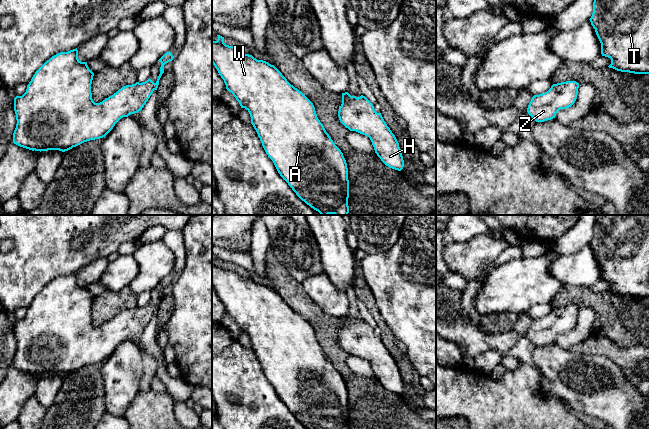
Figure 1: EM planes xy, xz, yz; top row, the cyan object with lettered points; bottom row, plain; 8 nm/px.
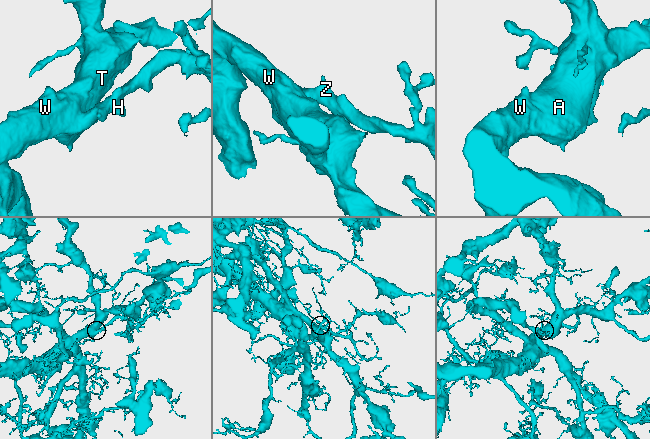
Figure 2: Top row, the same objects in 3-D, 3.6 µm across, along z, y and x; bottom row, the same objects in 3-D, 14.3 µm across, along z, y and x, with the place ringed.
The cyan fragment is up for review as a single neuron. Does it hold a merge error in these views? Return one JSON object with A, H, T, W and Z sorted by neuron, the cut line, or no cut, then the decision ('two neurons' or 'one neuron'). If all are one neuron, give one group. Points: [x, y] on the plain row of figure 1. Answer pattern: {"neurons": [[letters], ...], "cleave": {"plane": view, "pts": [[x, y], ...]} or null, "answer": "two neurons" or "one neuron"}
{"neurons": [["A", "H", "T", "W", "Z"]], "cleave": null, "answer": "one neuron"}

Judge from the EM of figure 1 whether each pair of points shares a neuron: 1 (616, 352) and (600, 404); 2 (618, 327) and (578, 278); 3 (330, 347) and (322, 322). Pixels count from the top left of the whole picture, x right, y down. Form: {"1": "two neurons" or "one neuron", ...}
{"1": "two neurons", "2": "two neurons", "3": "one neuron"}

